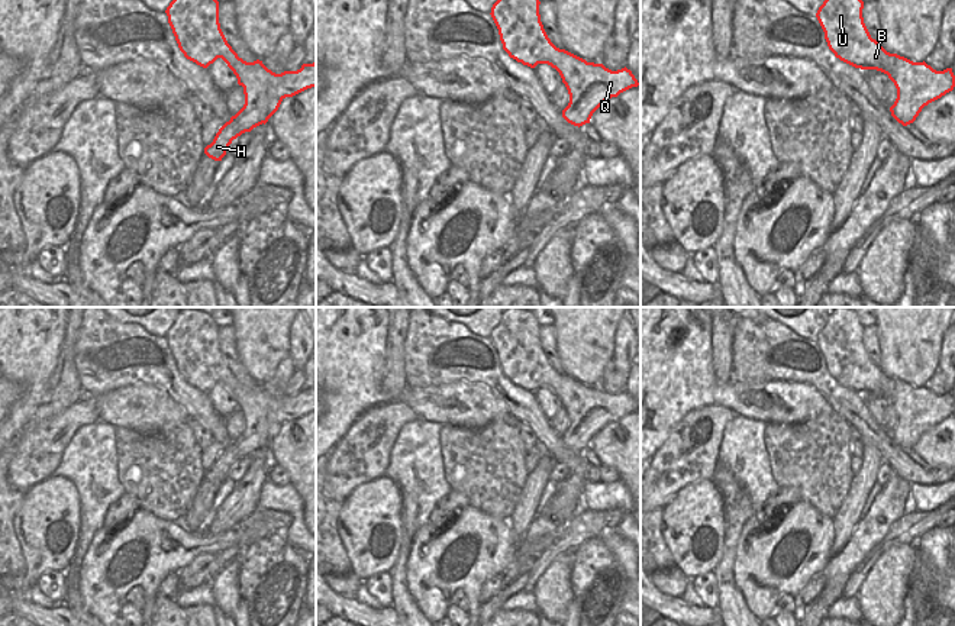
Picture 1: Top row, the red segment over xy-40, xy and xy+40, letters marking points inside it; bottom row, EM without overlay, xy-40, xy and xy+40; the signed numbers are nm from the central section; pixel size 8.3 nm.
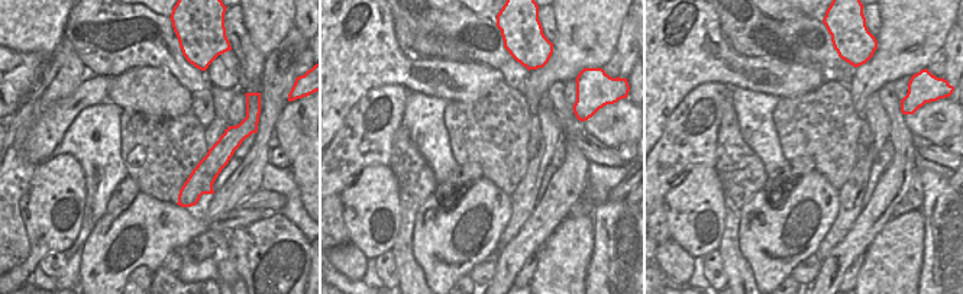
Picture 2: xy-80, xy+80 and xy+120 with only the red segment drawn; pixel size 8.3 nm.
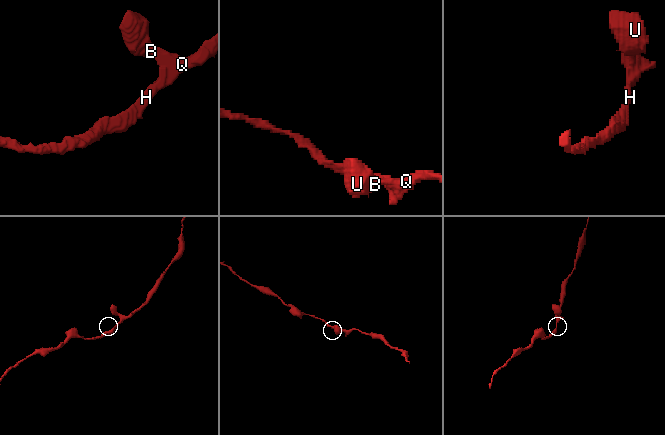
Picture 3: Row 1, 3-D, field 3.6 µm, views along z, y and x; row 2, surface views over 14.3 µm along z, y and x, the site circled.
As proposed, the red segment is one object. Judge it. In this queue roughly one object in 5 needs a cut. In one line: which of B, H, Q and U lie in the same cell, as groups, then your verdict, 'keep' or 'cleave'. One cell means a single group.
groups B H Q U; keep

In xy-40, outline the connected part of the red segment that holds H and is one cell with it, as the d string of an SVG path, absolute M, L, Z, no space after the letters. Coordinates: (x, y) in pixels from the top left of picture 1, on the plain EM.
M181 309L165 335L168 348L184 381L207 393L222 383L243 412L243 432L216 458L204 478L222 485L233 464L251 456L278 435L285 422L316 412L316 385L297 396L275 398L262 385L246 387L228 368L219 348L219 326L209 313Z

